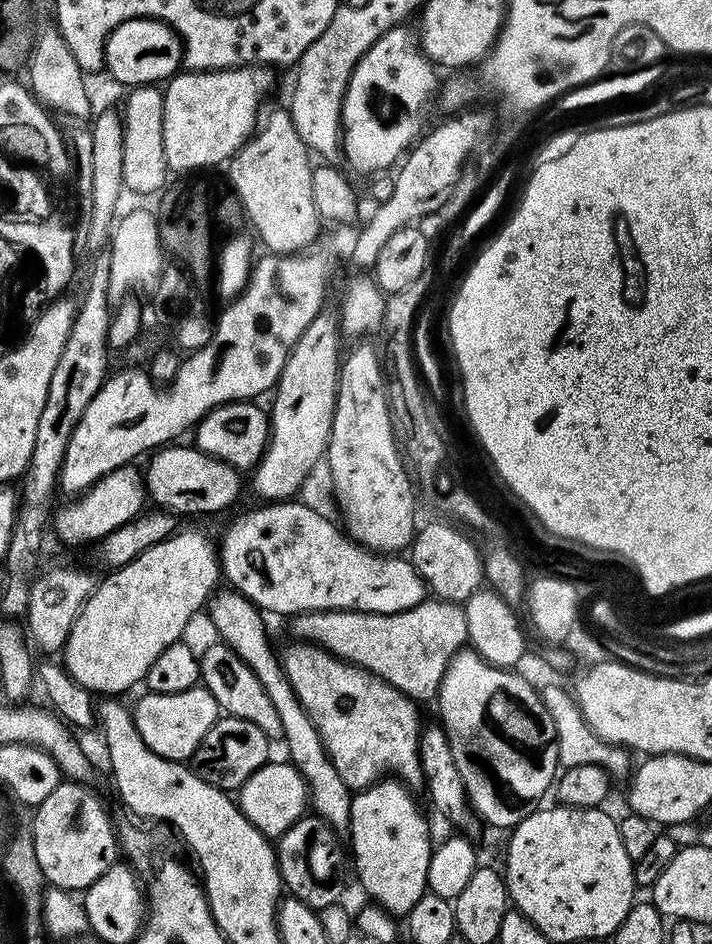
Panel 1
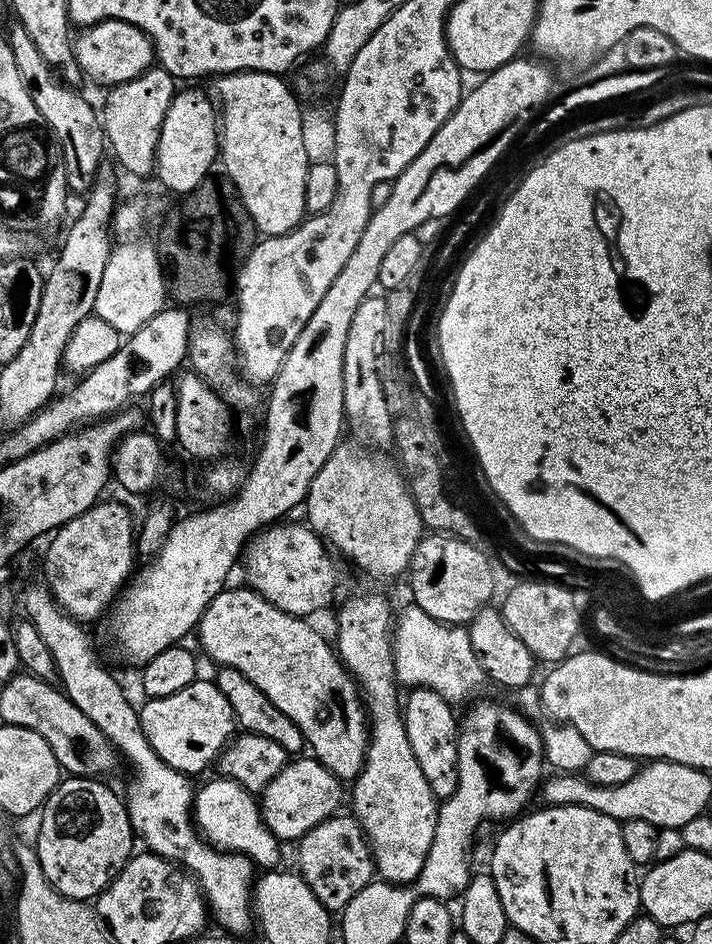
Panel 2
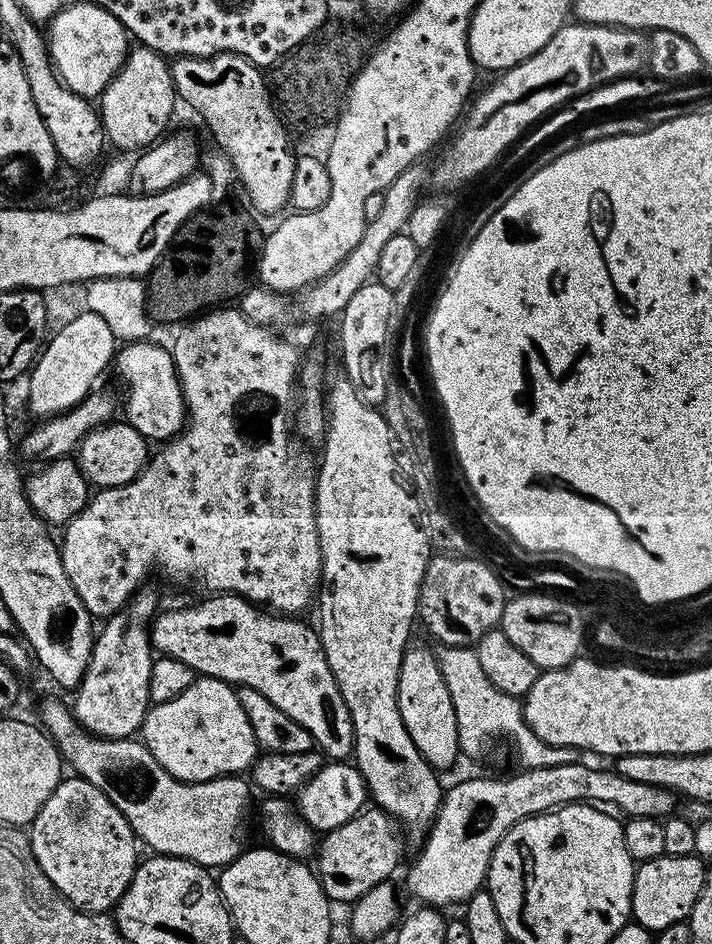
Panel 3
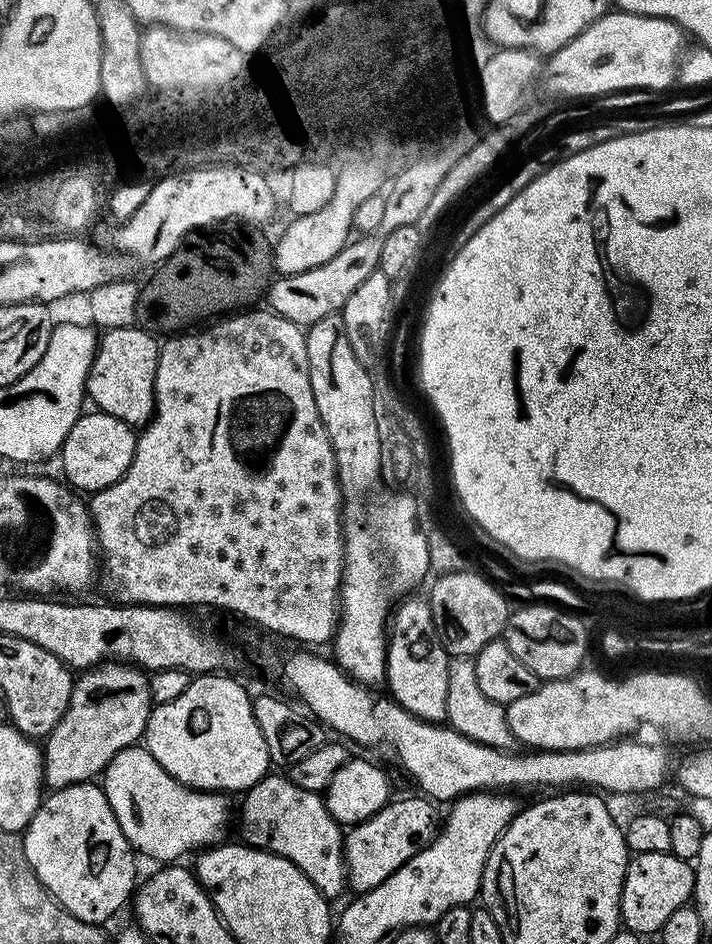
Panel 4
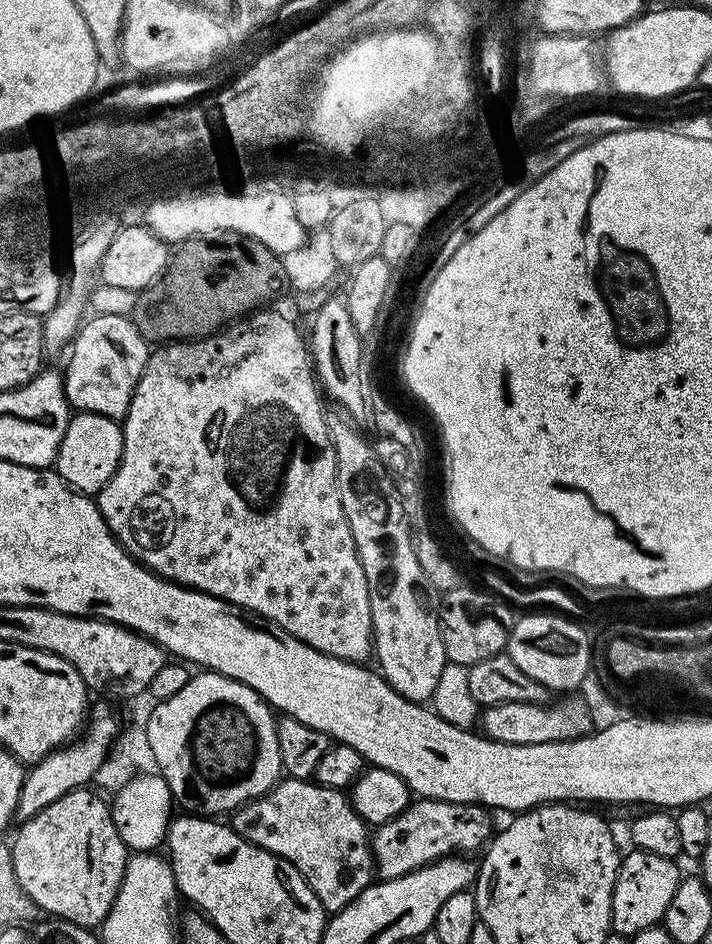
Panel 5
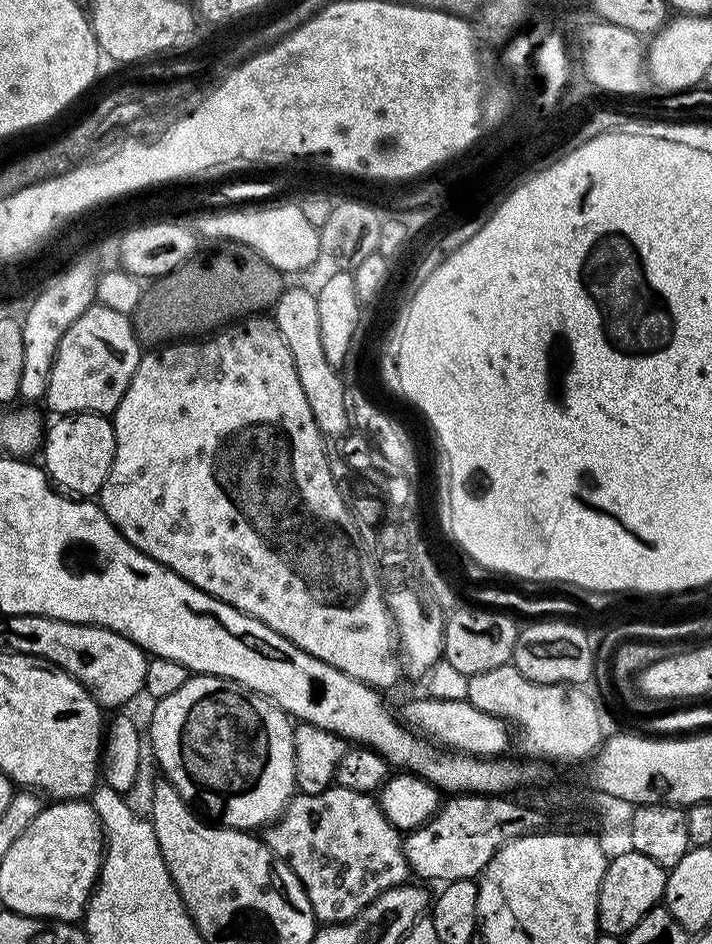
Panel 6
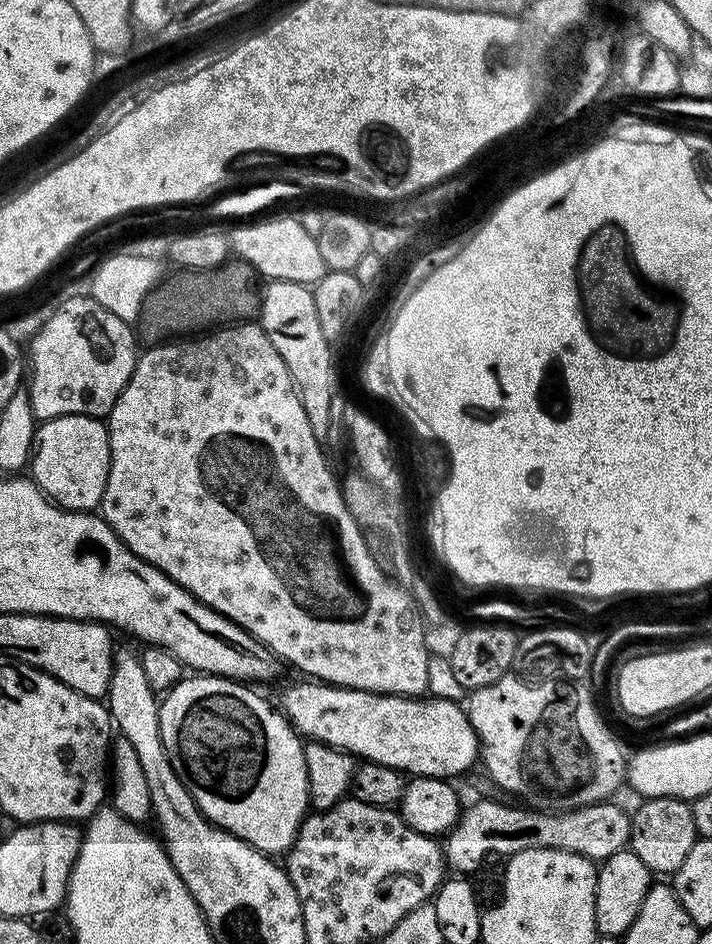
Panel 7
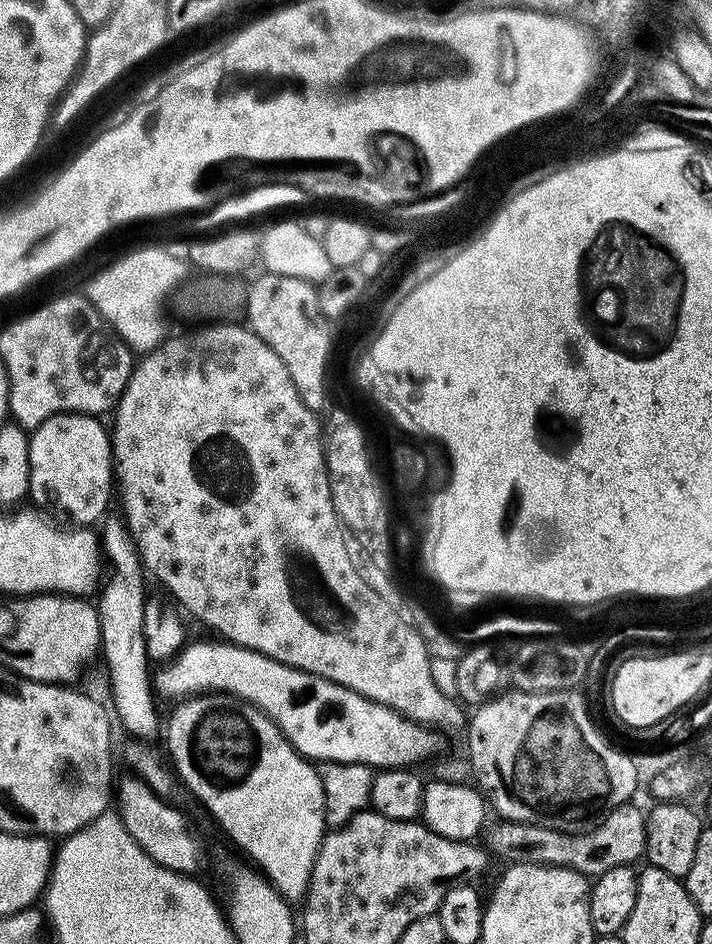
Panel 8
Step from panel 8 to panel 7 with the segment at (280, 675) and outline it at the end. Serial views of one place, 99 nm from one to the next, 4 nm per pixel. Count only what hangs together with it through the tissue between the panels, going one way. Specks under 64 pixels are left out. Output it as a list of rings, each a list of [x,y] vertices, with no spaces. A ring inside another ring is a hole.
[[[323,682],[304,683],[308,684],[290,685],[278,701],[301,737],[351,752],[370,764],[390,766],[412,778],[460,778],[477,763],[480,739],[467,711],[455,700],[359,692]]]

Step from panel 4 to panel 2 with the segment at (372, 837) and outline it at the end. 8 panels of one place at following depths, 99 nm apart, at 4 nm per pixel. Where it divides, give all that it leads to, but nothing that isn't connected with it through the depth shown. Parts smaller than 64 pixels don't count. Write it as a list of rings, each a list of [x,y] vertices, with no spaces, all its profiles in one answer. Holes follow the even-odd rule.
[[[337,814],[318,822],[314,830],[300,837],[298,847],[300,847],[296,852],[296,860],[300,863],[298,875],[306,882],[306,886],[310,886],[310,890],[314,890],[314,898],[318,898],[318,902],[322,902],[322,906],[326,906],[333,914],[343,912],[346,905],[354,898],[354,894],[358,894],[358,890],[362,890],[374,878],[372,849],[369,848],[368,838],[360,828],[356,817],[351,814],[345,816]]]

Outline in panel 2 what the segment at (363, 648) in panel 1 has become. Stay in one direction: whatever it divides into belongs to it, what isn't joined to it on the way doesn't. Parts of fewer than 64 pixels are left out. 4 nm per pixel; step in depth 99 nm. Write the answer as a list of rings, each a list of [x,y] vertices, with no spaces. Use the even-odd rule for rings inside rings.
[[[414,602],[395,617],[392,657],[396,679],[403,687],[405,684],[405,689],[429,688],[453,706],[475,701],[486,685],[482,666],[478,666],[478,654],[470,646],[467,627],[438,622],[438,618],[432,618]]]

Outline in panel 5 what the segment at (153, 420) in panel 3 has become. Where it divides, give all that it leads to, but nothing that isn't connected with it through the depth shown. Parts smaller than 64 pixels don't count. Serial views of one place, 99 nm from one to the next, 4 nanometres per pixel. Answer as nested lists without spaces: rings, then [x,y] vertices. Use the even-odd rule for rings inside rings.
[[[102,313],[92,318],[80,324],[71,341],[68,369],[62,372],[64,393],[76,412],[102,414],[120,422],[128,413],[134,390],[146,370],[150,344],[128,316]]]

